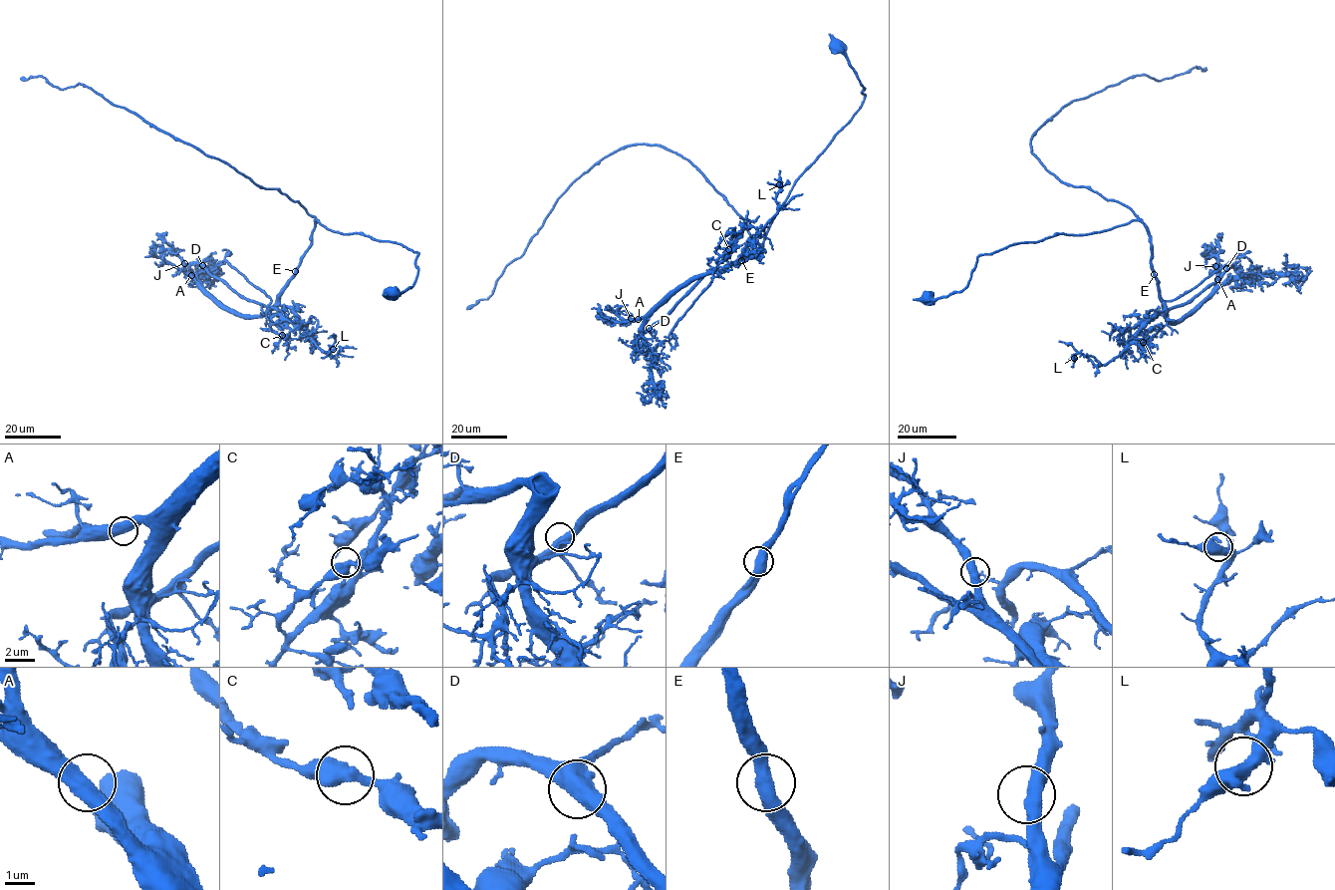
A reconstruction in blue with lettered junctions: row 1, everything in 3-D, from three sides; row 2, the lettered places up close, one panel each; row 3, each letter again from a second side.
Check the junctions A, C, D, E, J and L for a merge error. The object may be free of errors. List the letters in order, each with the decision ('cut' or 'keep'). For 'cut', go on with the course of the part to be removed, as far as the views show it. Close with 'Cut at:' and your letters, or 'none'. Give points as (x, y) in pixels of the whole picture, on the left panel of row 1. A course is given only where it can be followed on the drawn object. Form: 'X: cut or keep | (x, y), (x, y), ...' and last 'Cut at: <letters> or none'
A: keep
C: keep
D: keep
E: keep
J: keep
L: keep
Cut at: none

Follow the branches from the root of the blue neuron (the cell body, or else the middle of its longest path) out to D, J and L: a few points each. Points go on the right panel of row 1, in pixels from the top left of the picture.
D: (926, 296), (960, 291), (980, 255), (1134, 220), (1149, 236), (1163, 312), (1190, 303), (1226, 268)
J: (926, 296), (960, 291), (980, 255), (1134, 220), (1149, 236), (1151, 268), (1171, 322), (1212, 290), (1215, 266)
L: (926, 296), (960, 291), (980, 255), (1140, 221), (1164, 309), (1106, 364), (1080, 353), (1074, 358)

